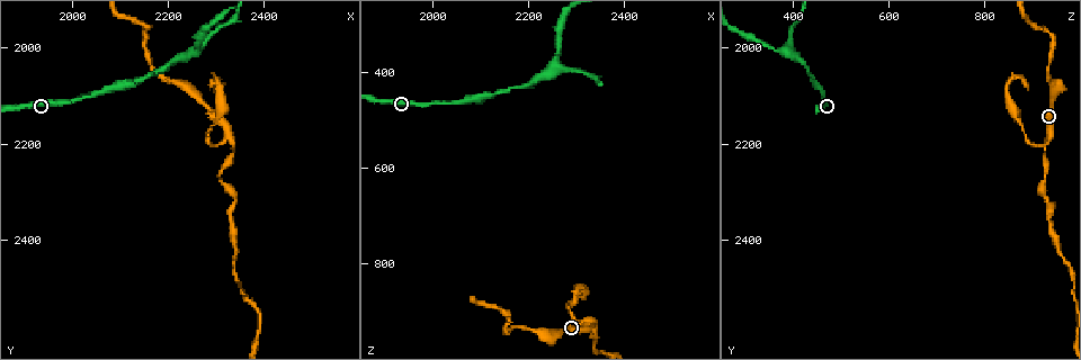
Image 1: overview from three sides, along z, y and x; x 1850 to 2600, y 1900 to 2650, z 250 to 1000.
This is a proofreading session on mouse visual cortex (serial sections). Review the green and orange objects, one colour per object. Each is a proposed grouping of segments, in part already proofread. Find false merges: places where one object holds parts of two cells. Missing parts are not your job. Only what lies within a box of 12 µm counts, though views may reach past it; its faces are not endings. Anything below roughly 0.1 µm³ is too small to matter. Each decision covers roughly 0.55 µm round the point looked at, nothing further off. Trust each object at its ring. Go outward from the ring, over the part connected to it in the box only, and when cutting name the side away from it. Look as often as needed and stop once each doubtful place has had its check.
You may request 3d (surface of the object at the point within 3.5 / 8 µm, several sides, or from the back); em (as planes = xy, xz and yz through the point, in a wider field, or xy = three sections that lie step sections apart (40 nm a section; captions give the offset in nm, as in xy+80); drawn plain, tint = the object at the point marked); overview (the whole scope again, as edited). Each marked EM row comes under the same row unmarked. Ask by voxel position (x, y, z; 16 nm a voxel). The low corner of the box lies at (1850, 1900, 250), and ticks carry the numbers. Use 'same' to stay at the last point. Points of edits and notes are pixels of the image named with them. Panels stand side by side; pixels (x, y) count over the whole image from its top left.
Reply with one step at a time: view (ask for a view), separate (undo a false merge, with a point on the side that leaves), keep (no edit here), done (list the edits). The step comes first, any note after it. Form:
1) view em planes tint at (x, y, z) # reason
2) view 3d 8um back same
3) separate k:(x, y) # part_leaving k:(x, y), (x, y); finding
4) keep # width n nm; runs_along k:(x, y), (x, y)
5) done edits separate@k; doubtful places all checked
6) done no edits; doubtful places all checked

view 3d 3.5um at (2255, 2005, 380) # three arms meet

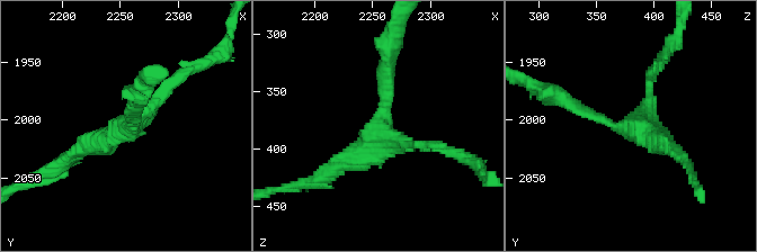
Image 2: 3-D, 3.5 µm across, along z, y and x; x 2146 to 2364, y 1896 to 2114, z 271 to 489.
view em xy step 1 tint at (2254, 2006, 386) # shape alone is not enough

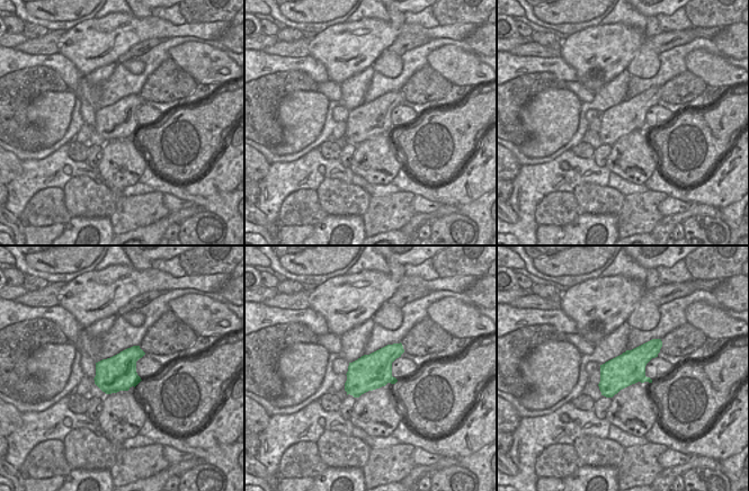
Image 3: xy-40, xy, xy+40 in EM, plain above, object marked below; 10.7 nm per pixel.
keep # arm_widths 150, 200, 200 nm; runs_along 2:(321, 176), (380, 129), (386, 66); one cell here

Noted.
view 3d 3.5um at (2310, 2270, 925) # sharp bend

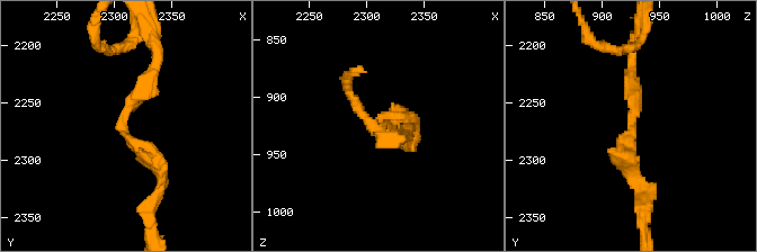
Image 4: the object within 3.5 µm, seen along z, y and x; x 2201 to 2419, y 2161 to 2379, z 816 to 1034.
view em planes tint at (2308, 2266, 924)

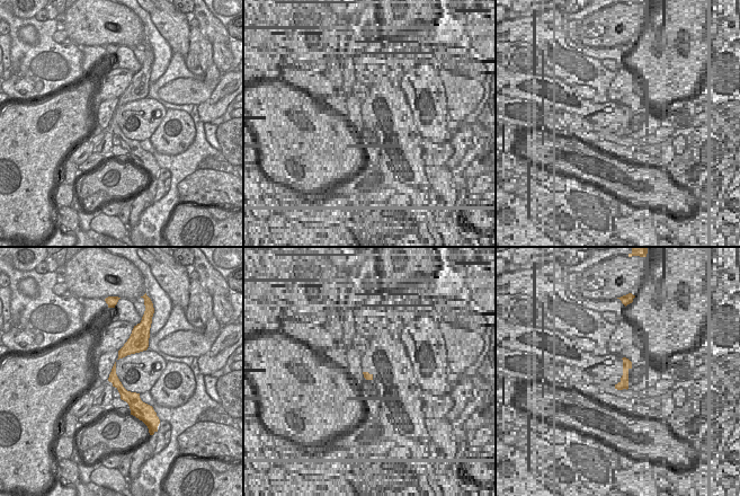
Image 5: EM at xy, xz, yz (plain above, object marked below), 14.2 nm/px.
keep # arm_widths 200, 200 nm; runs_along 4:(158, 57), (123, 129), (161, 178); continuous, no second cell

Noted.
view em xy step 2 tint at (2295, 2200, 920) # abrupt turn

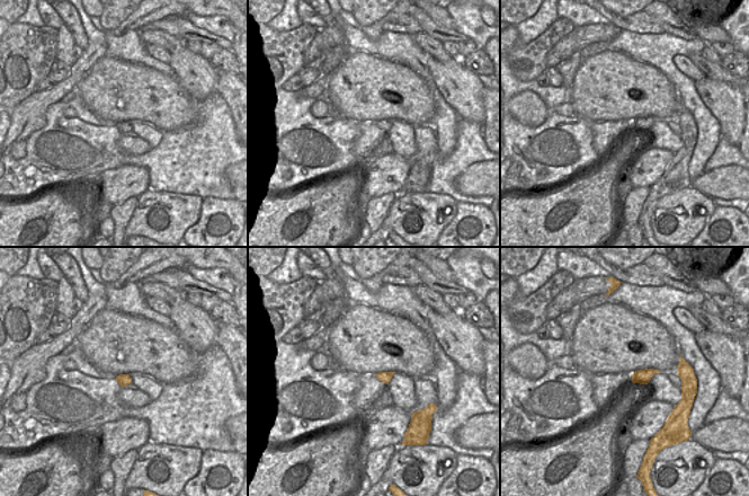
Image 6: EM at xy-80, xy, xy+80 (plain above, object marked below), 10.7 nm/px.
view 3d 3.5um same # wider look

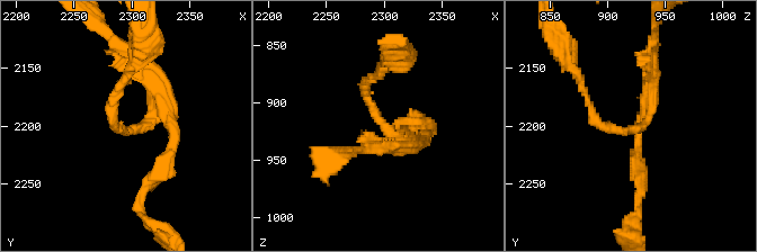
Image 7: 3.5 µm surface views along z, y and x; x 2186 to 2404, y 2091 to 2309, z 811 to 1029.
separate 7:(374, 111) # arm_widths 150, 250 nm; part_leaving 7:(395, 135), (365, 96), (379, 75); two cells meet here

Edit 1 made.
view overview

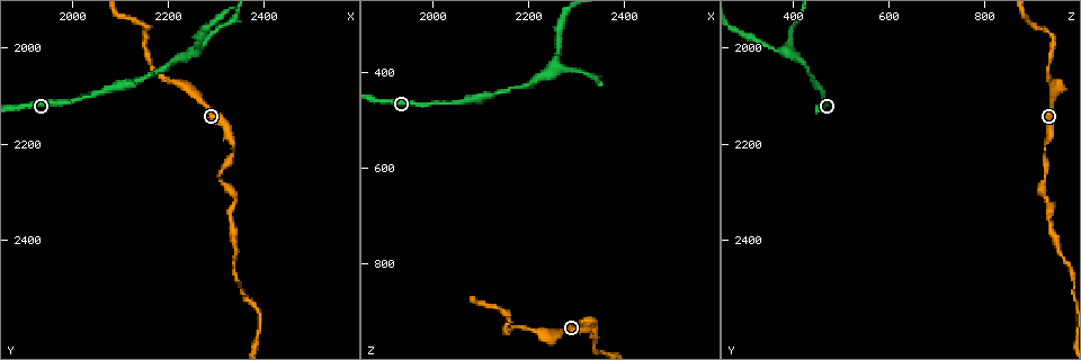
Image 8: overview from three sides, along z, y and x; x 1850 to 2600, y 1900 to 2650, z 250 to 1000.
view 3d 8um at (2335, 2310, 925) # abrupt turn

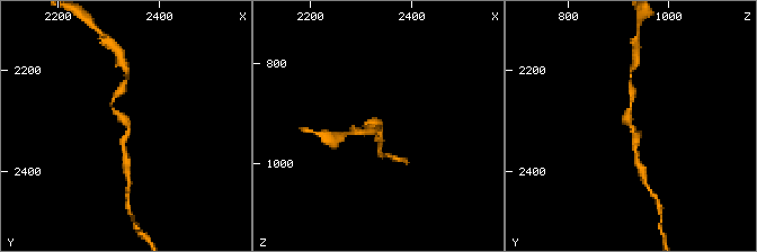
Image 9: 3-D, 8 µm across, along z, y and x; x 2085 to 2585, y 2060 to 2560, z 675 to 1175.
view em xy step 5 tint at (2345, 2310, 925) # arm_widths 150, 200 nm; shape alone is not enough

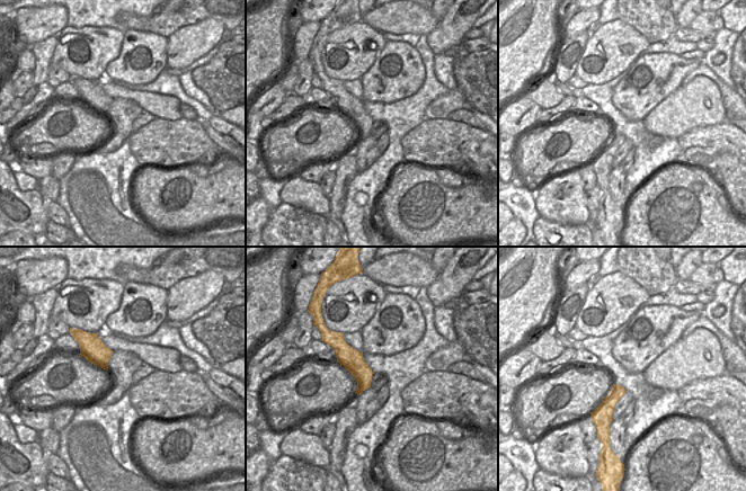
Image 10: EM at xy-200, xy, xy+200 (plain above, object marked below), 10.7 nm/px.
keep # runs_along 9:(114, 99), (112, 107), (128, 124), (124, 155); continuous, no second cell

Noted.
done edits separate@7; doubtful places all checked

